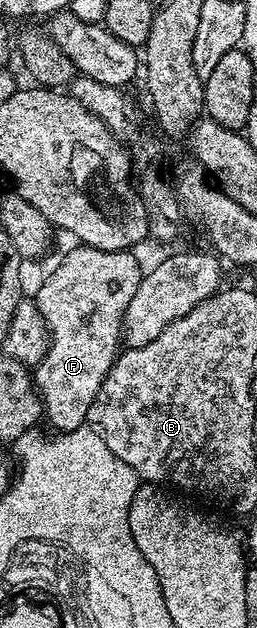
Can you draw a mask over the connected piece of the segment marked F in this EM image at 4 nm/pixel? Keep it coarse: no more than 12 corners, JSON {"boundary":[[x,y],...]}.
{"boundary":[[78,244],[38,287],[43,417],[88,422],[143,276]]}

